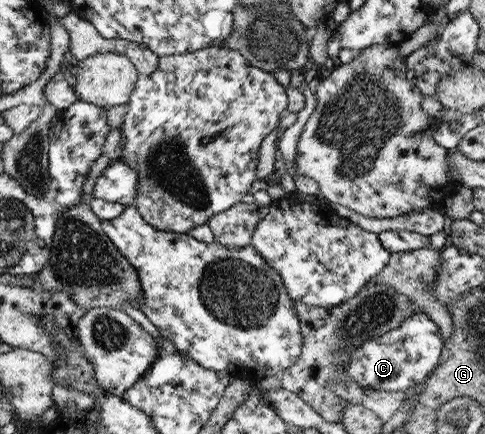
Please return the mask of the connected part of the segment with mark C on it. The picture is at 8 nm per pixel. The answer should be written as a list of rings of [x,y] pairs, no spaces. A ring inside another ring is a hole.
[[[415,312],[400,324],[399,328],[367,340],[351,352],[351,364],[341,369],[346,369],[346,374],[360,388],[368,392],[405,392],[416,384],[426,381],[440,365],[440,357],[445,353],[443,335],[439,332],[439,326],[423,312]]]

